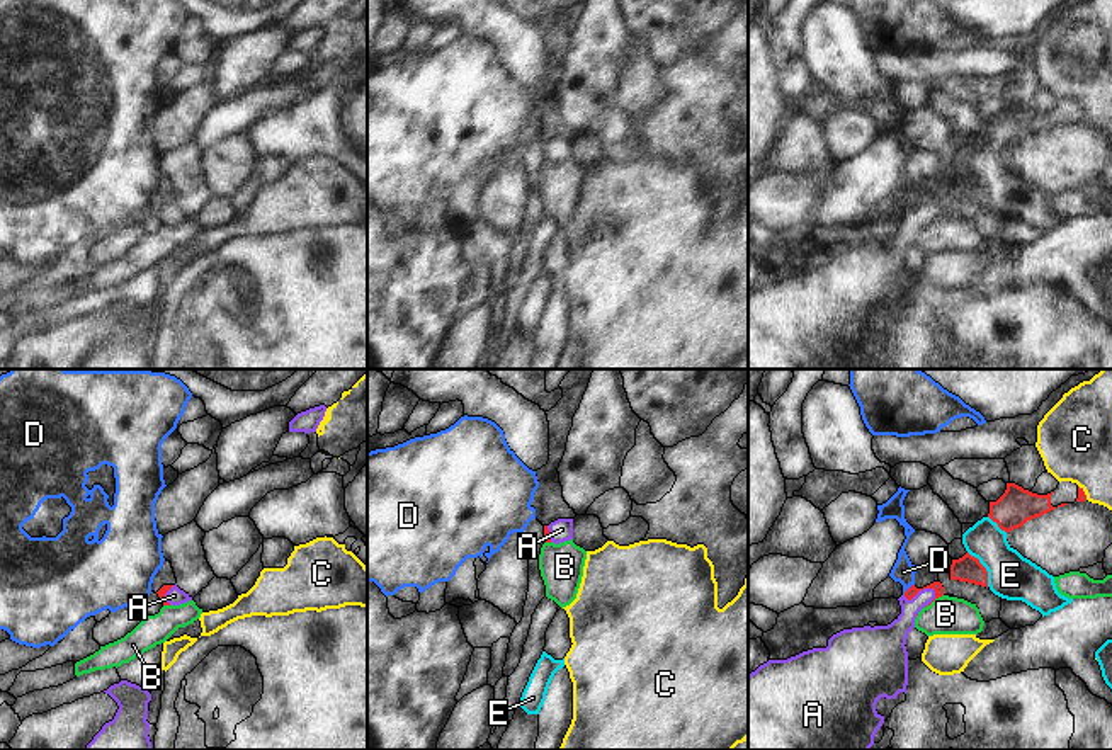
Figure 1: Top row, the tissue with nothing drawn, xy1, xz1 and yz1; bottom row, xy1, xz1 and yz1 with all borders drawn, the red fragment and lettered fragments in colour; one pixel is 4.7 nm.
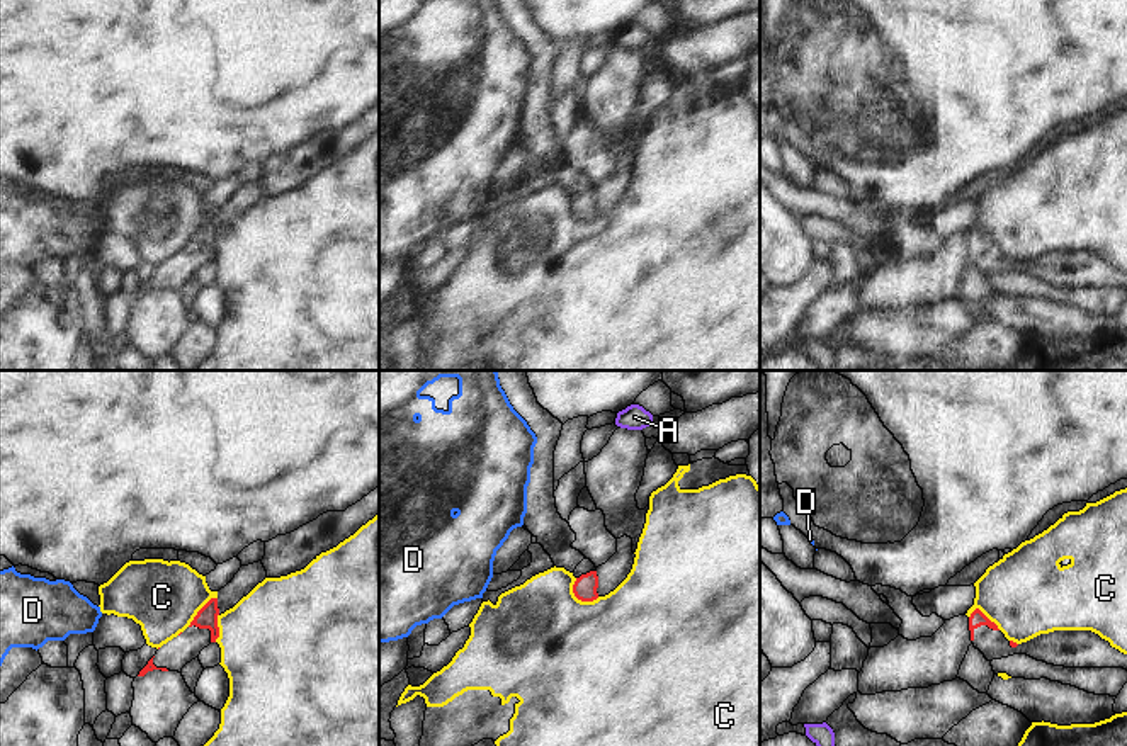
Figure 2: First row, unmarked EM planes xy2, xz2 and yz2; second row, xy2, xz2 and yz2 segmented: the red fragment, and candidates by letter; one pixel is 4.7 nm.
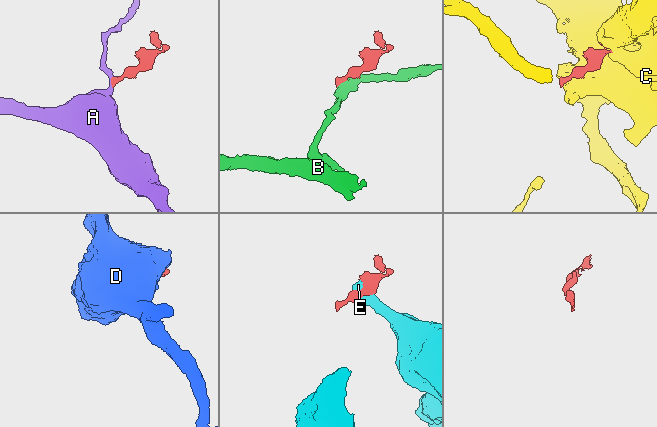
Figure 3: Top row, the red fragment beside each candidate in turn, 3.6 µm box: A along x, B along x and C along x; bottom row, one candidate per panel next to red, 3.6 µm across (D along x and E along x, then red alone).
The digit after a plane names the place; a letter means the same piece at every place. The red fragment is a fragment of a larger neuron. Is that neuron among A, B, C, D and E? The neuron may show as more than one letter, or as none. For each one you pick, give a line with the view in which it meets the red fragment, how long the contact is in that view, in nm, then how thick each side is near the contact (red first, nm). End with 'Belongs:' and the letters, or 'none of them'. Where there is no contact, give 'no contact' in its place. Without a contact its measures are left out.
A: contact in yz1; length 160 nm; calibres 50 and 130 nm
Belongs: A

